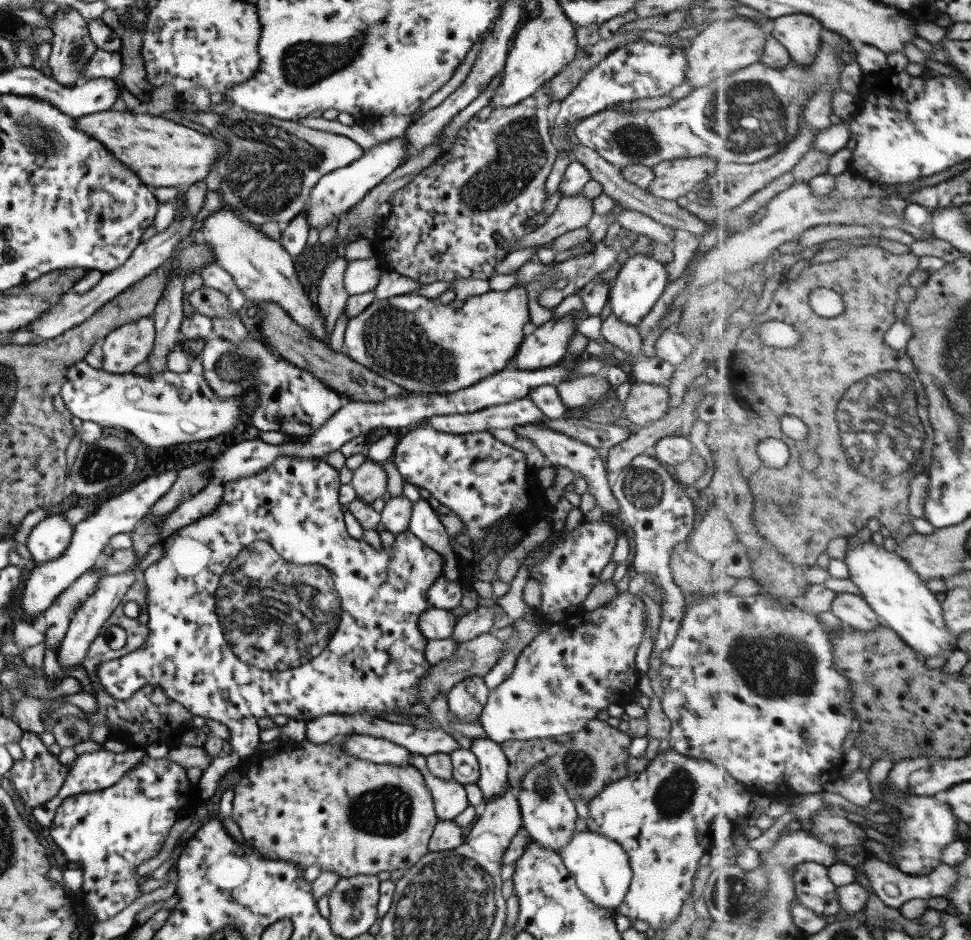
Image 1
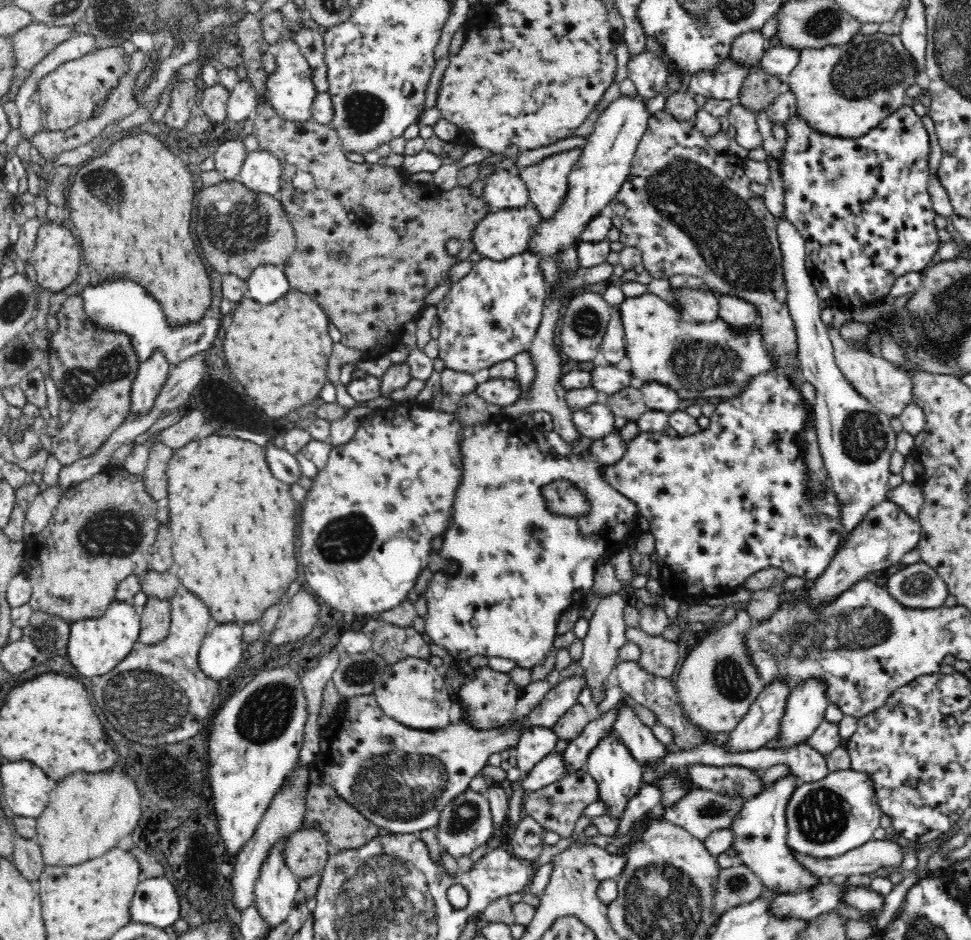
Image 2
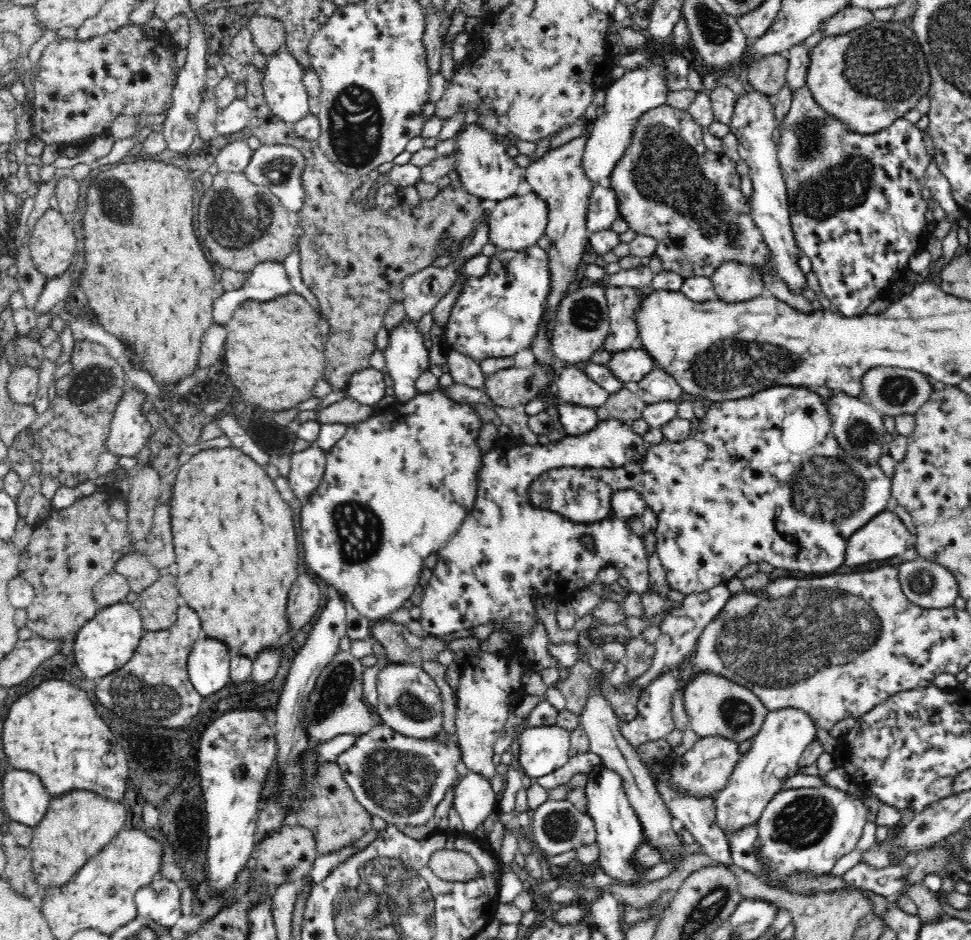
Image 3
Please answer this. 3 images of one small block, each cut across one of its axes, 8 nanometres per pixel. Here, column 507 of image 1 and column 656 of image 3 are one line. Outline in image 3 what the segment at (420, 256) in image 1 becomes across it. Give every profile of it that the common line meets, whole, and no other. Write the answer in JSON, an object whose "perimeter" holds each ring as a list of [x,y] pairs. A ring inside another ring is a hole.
{"perimeter":[[[668,103],[647,110],[636,120],[631,132],[629,145],[625,153],[619,158],[619,161],[616,162],[610,174],[612,188],[616,190],[616,196],[618,196],[620,216],[624,217],[628,221],[629,227],[633,228],[638,234],[655,238],[657,240],[655,254],[659,255],[662,259],[663,268],[680,274],[684,278],[700,275],[710,277],[715,268],[726,259],[736,259],[736,261],[742,261],[742,263],[754,263],[763,276],[763,262],[769,261],[770,250],[752,218],[749,197],[744,196],[740,191],[740,176],[734,169],[735,163],[729,160],[730,164],[718,164],[720,156],[718,156],[718,153],[710,152],[706,149],[704,143],[702,143],[702,133],[701,128],[694,122],[694,119],[686,110],[674,108]]]}

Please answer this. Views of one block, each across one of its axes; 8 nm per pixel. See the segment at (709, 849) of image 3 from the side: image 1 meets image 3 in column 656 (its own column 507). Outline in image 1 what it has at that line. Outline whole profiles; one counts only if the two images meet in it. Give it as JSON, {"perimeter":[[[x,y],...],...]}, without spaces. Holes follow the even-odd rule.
{"perimeter":[[[471,738],[470,751],[476,756],[479,776],[476,785],[481,790],[482,800],[491,800],[506,791],[508,762],[501,744],[487,738]]]}

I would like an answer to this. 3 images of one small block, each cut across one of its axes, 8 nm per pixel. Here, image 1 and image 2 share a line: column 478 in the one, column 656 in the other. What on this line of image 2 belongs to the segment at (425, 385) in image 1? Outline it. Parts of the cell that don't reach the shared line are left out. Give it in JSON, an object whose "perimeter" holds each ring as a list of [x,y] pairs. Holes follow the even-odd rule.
{"perimeter":[[[648,292],[637,297],[624,297],[619,307],[625,328],[626,355],[630,358],[633,377],[643,383],[656,380],[660,384],[666,384],[676,390],[681,400],[736,398],[746,390],[754,377],[778,368],[775,358],[767,351],[760,324],[750,330],[737,330],[720,316],[708,322],[689,320],[684,317],[679,306]]]}

